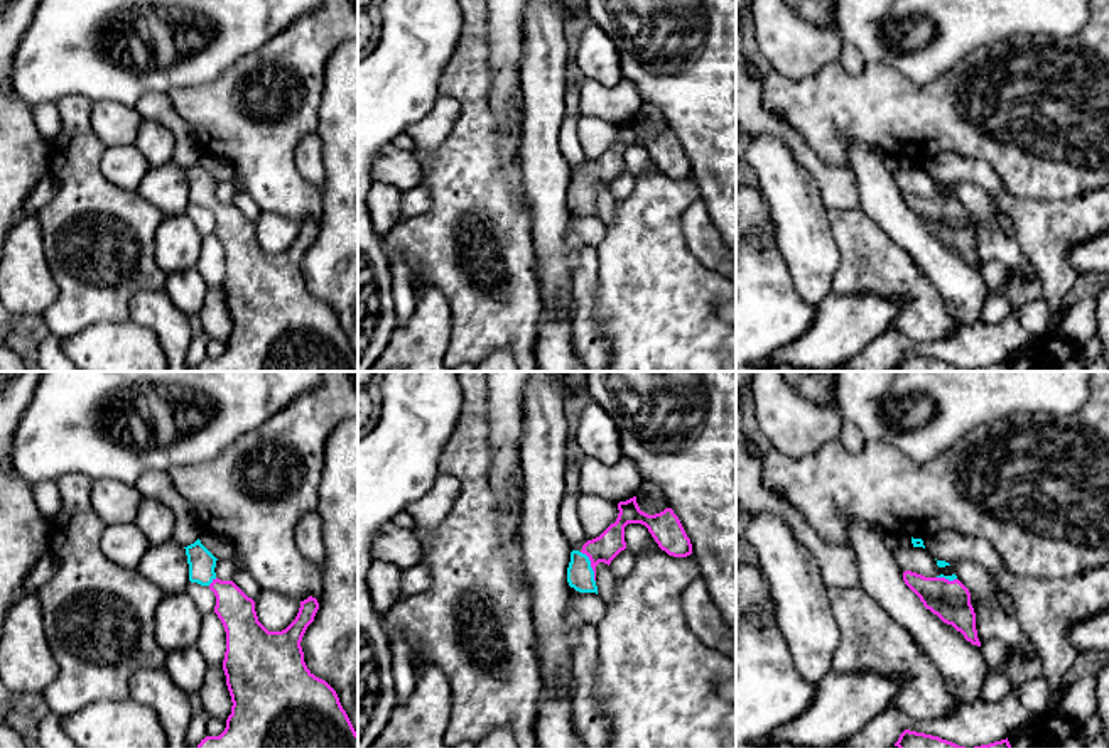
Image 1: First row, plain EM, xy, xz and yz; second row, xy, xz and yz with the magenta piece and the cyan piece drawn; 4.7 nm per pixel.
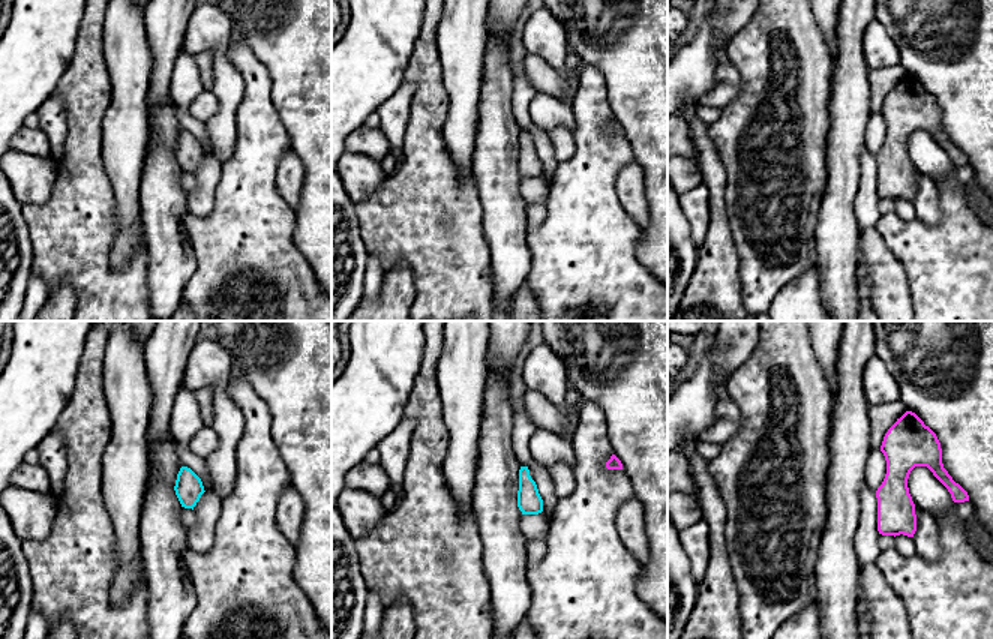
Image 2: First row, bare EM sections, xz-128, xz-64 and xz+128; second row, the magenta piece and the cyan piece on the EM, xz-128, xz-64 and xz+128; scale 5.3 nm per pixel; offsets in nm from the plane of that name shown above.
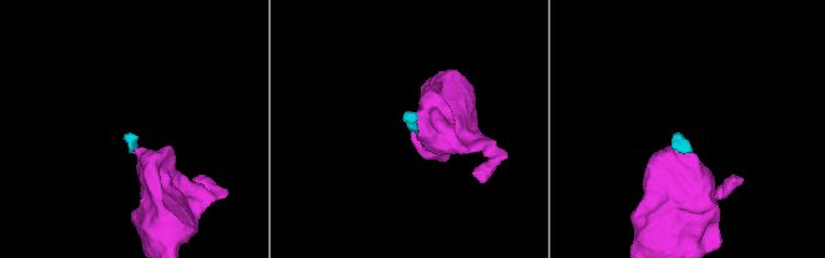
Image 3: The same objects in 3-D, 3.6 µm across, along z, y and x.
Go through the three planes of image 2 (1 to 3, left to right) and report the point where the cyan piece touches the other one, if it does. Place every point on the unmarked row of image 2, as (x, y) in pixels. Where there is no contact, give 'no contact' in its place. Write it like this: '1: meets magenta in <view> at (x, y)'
1: no contact
2: no contact
3: no contact

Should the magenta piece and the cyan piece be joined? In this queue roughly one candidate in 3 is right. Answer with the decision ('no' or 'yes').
yes

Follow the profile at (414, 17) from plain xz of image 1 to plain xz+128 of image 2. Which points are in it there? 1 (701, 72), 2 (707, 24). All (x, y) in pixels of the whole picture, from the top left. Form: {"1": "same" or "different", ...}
{"1": "same", "2": "same"}

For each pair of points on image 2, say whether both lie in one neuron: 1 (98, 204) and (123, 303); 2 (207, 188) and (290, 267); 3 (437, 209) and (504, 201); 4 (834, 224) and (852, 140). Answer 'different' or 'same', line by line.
1: same
2: different
3: different
4: same

